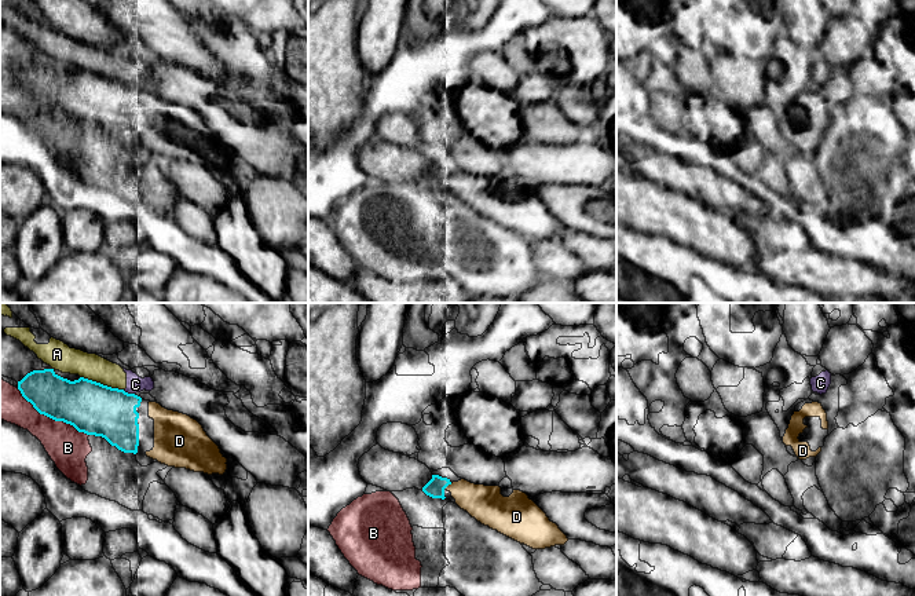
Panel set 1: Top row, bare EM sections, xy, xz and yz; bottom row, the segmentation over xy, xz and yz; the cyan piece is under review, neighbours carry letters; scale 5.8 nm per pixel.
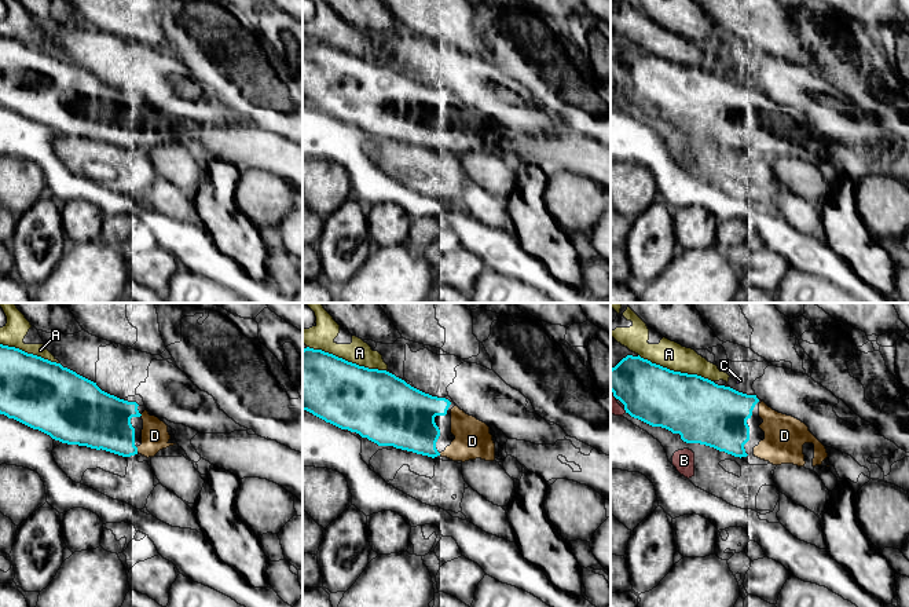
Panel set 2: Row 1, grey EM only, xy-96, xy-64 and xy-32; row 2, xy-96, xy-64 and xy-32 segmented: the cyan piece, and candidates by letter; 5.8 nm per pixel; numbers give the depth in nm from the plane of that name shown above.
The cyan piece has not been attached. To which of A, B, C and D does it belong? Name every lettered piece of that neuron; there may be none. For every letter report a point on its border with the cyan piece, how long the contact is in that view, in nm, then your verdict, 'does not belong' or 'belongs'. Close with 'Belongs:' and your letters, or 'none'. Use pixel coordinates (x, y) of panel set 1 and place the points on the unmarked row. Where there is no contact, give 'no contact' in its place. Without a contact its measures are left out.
A: xy (102, 76) | 260 nm | does not belong
B: xy (52, 110) | 500 nm | does not belong
C: xy (127, 84) | 80 nm | does not belong
D: xz (447, 176) | 50 nm | belongs
Belongs: D

